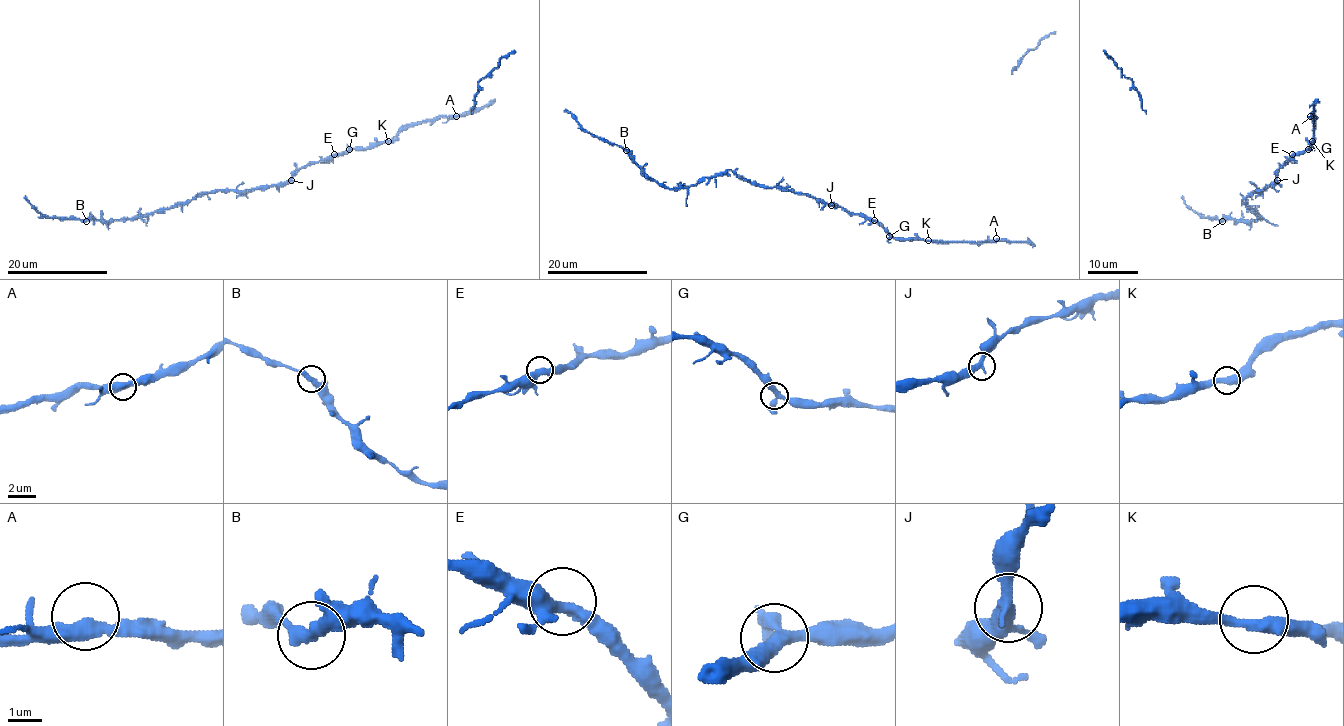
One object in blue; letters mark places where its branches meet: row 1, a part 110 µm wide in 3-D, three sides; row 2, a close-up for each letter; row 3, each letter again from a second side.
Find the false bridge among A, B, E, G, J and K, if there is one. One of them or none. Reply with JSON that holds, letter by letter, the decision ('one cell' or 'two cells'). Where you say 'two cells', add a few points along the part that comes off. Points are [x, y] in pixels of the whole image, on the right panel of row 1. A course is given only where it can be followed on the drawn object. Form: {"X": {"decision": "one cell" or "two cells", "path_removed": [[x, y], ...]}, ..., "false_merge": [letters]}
{"A": {"decision": "one cell"}, "B": {"decision": "one cell"}, "E": {"decision": "one cell"}, "G": {"decision": "one cell"}, "J": {"decision": "one cell"}, "K": {"decision": "one cell"}, "false_merge": []}

